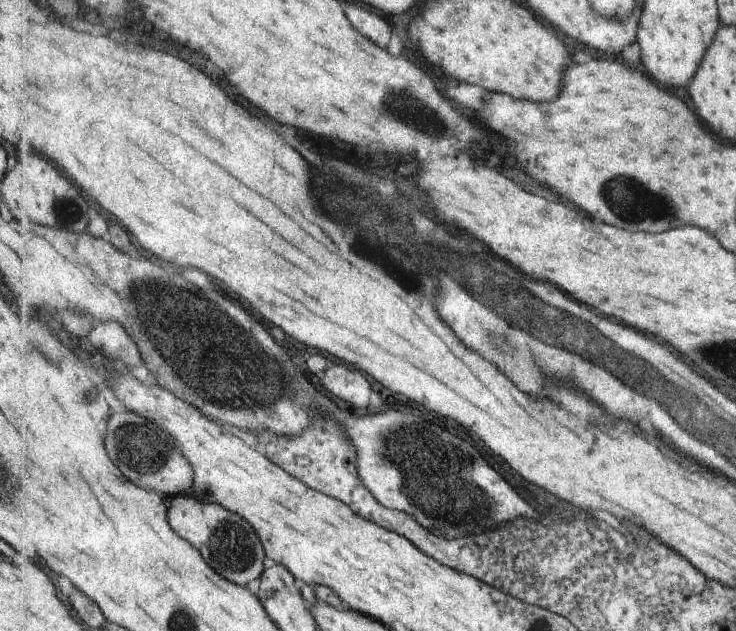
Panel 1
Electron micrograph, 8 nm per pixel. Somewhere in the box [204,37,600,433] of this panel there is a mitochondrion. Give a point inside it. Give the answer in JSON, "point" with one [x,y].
{"point":[401,271]}

